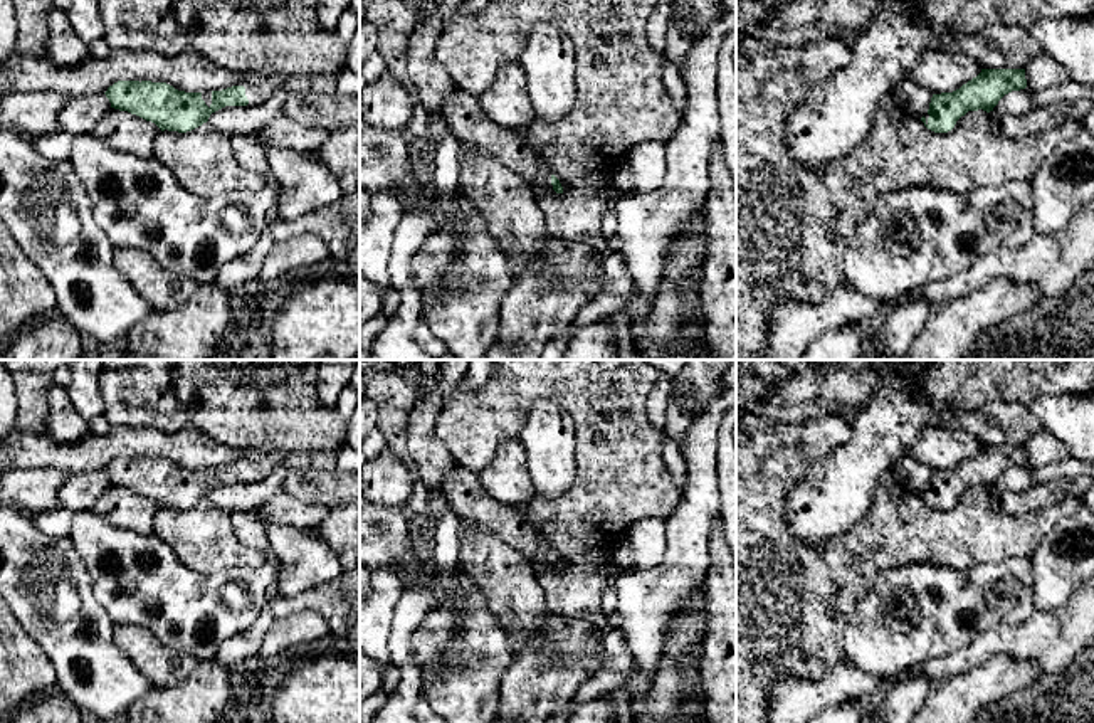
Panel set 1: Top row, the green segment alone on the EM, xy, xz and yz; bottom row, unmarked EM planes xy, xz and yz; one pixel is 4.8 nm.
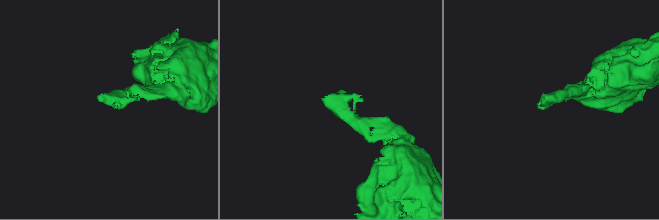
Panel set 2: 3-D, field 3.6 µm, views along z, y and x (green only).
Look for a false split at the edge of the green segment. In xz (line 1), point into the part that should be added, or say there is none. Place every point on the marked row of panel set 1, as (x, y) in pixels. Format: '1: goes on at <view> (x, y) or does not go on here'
1: goes on at xz (462, 113)

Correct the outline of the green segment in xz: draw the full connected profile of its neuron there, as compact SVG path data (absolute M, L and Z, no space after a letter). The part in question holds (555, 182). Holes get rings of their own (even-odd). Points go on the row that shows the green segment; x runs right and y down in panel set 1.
M457 87L442 104L439 121L454 131L459 143L489 153L531 183L551 183L556 193L563 193L560 180L538 160L531 145L516 131L496 124L477 96Z

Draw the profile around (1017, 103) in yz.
M1020 89L1005 94L993 108L993 113L1023 116L1034 108L1035 104L1032 101L1030 92L1027 89Z

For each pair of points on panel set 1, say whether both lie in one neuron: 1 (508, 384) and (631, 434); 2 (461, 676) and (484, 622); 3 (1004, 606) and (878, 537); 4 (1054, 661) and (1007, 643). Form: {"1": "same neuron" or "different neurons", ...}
{"1": "same neuron", "2": "same neuron", "3": "different neurons", "4": "same neuron"}

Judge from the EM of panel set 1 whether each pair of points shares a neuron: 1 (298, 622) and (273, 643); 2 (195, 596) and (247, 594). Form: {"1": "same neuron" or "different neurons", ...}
{"1": "same neuron", "2": "same neuron"}

